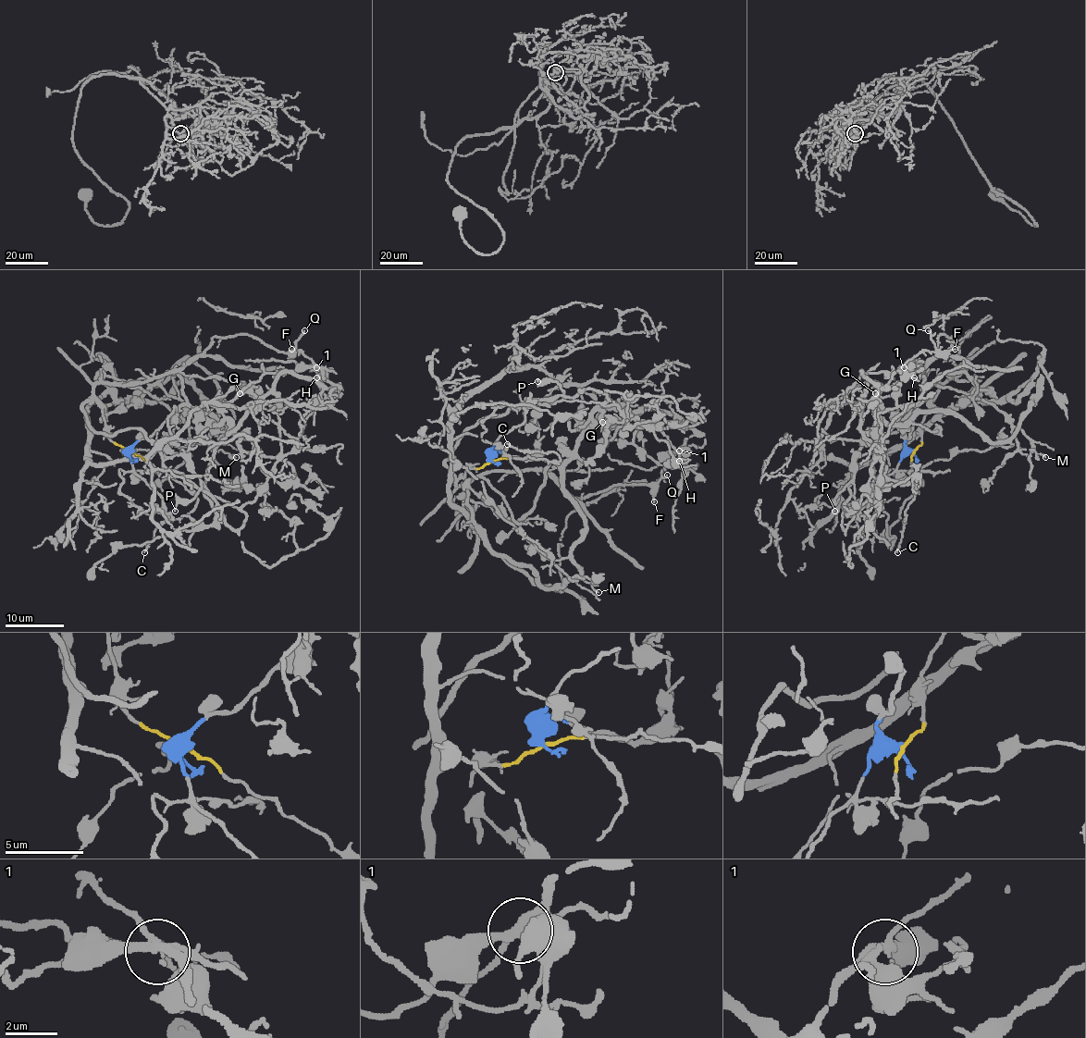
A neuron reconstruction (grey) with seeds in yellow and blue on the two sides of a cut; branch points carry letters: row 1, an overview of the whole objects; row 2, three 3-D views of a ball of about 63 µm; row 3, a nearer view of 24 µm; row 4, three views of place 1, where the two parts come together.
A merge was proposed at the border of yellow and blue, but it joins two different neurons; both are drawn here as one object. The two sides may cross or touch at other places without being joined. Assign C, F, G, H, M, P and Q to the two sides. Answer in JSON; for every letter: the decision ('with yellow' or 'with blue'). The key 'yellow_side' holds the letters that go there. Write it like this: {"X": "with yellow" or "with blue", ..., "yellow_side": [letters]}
{"C": "with yellow", "F": "with yellow", "G": "with blue", "H": "with blue", "M": "with yellow", "P": "with yellow", "Q": "with yellow", "yellow_side": ["C", "F", "M", "P", "Q"]}

